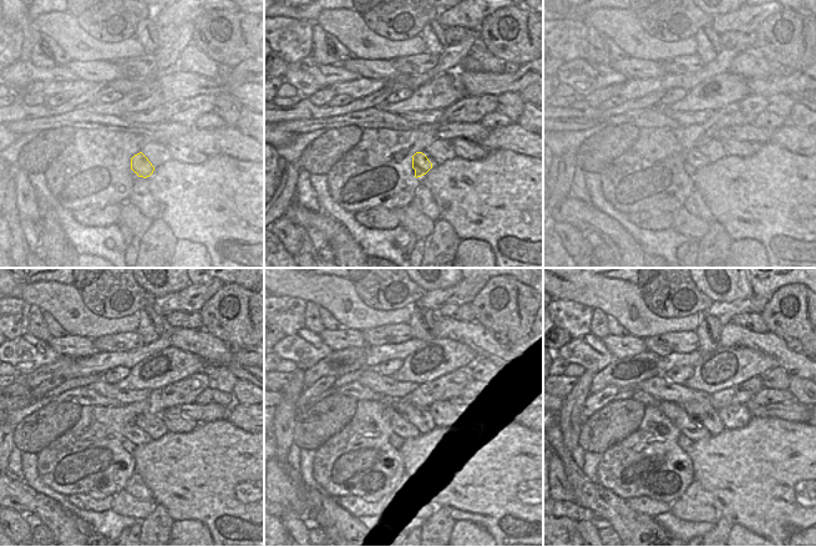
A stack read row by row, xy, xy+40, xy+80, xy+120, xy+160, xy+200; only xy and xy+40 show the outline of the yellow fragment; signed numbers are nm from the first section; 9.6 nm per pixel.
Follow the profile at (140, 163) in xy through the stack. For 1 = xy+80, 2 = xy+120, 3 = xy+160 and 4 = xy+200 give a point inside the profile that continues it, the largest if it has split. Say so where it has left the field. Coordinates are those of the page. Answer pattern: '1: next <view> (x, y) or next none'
1: next xy+80 (697, 158)
2: next xy+120 (133, 432)
3: next xy+160 (411, 430)
4: next xy+200 (690, 428)

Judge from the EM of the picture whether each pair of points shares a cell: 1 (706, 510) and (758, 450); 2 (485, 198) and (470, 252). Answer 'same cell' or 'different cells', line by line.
1: different cells
2: different cells

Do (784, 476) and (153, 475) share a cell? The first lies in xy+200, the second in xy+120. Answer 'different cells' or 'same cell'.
same cell

